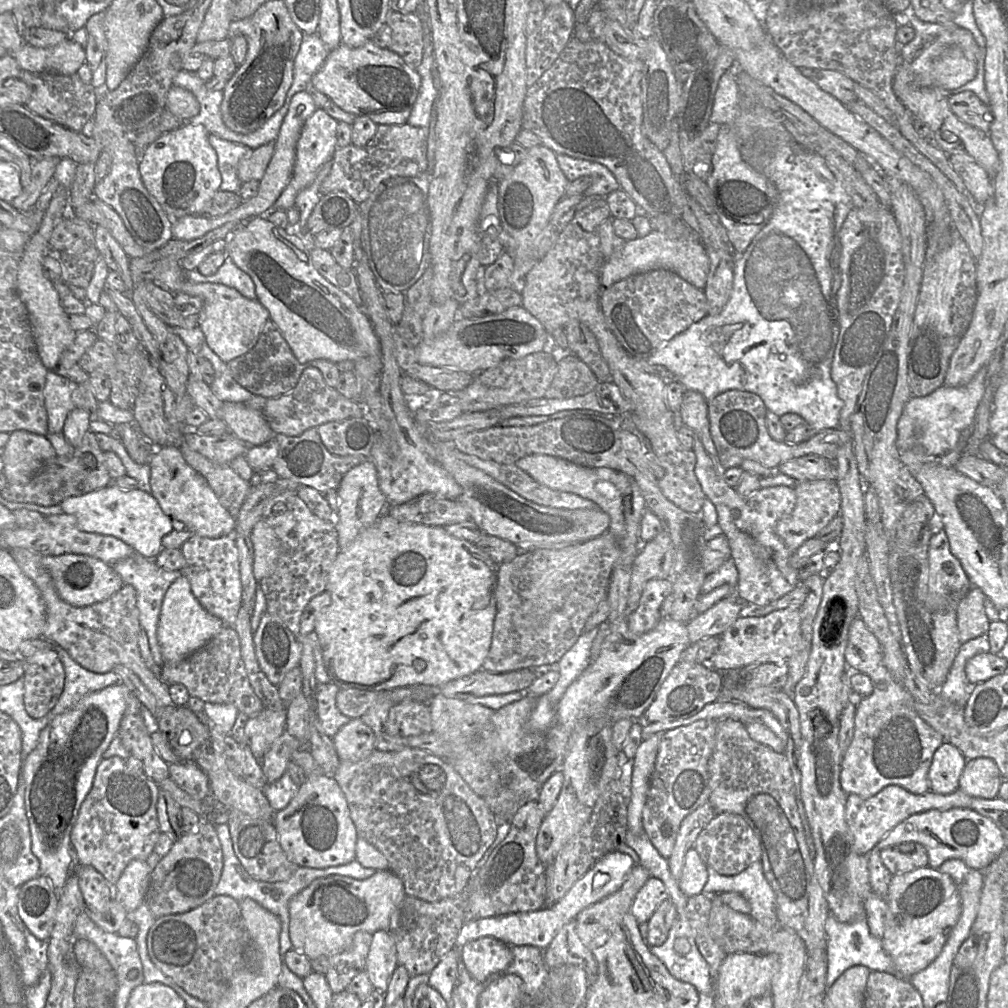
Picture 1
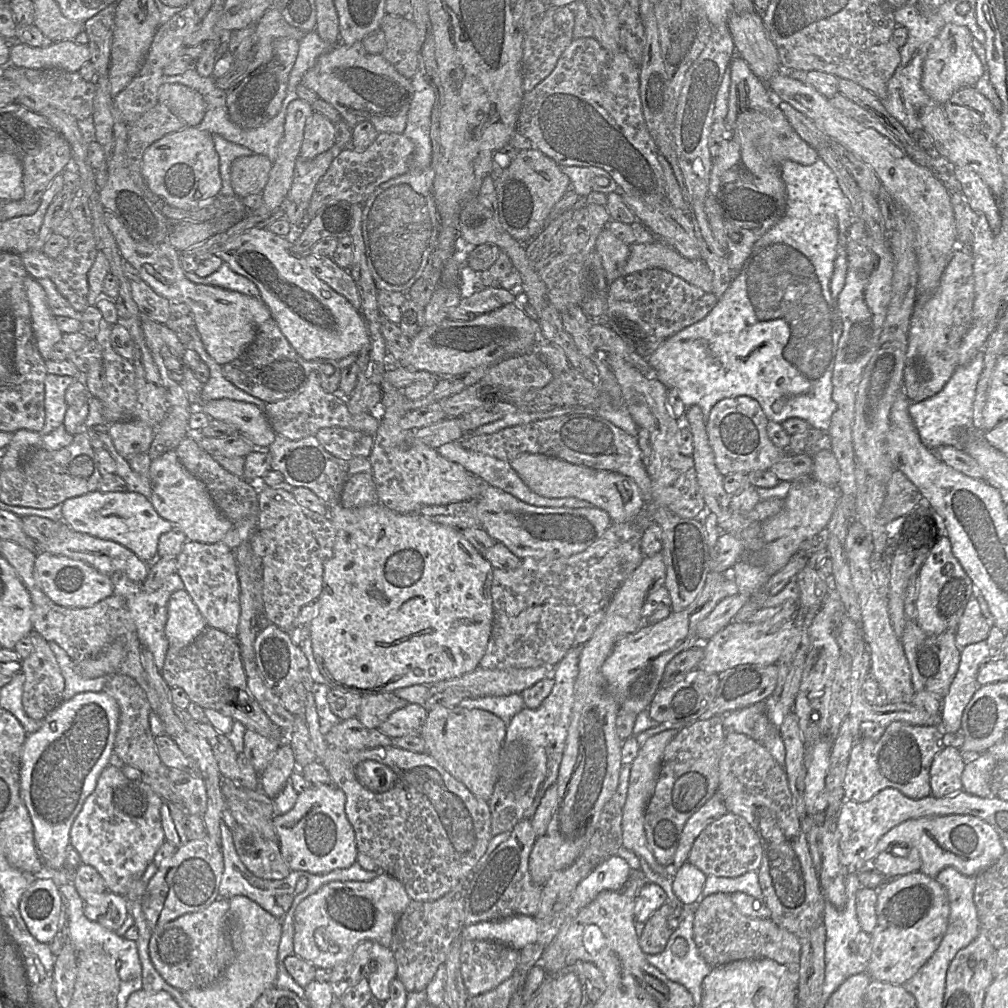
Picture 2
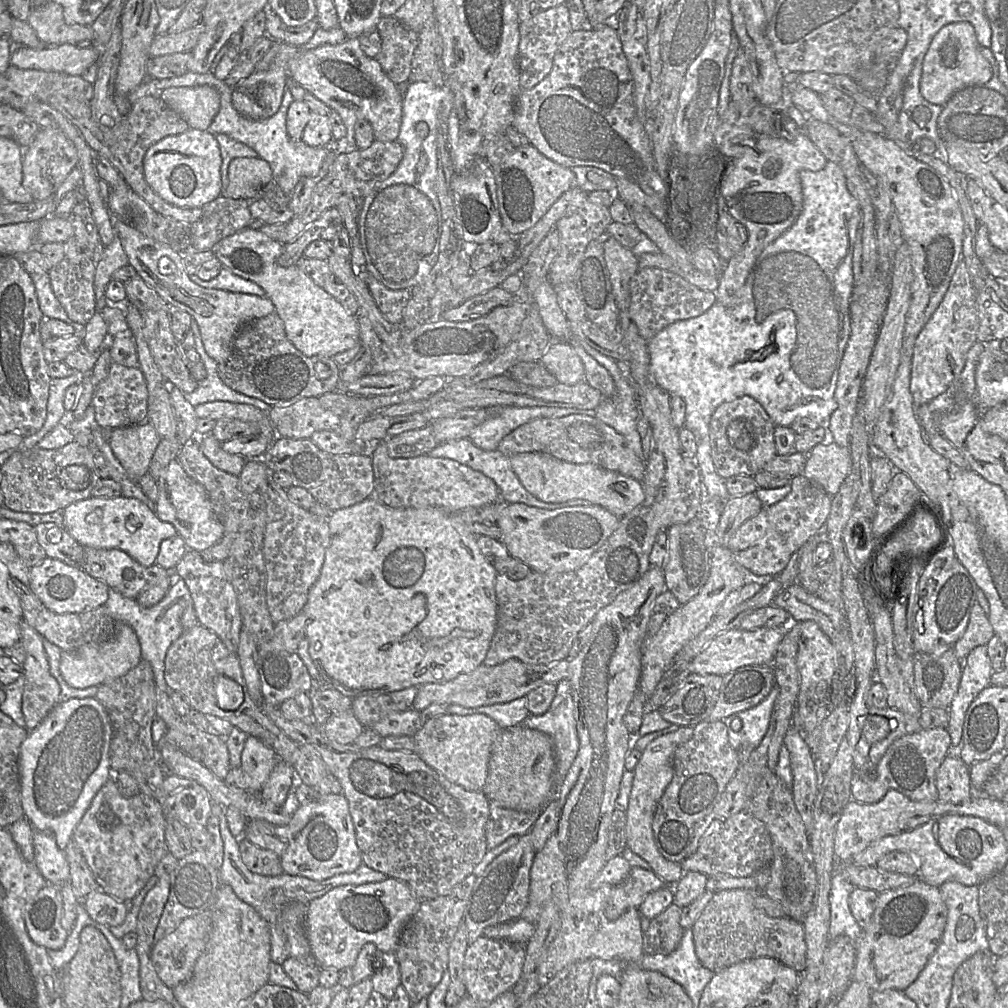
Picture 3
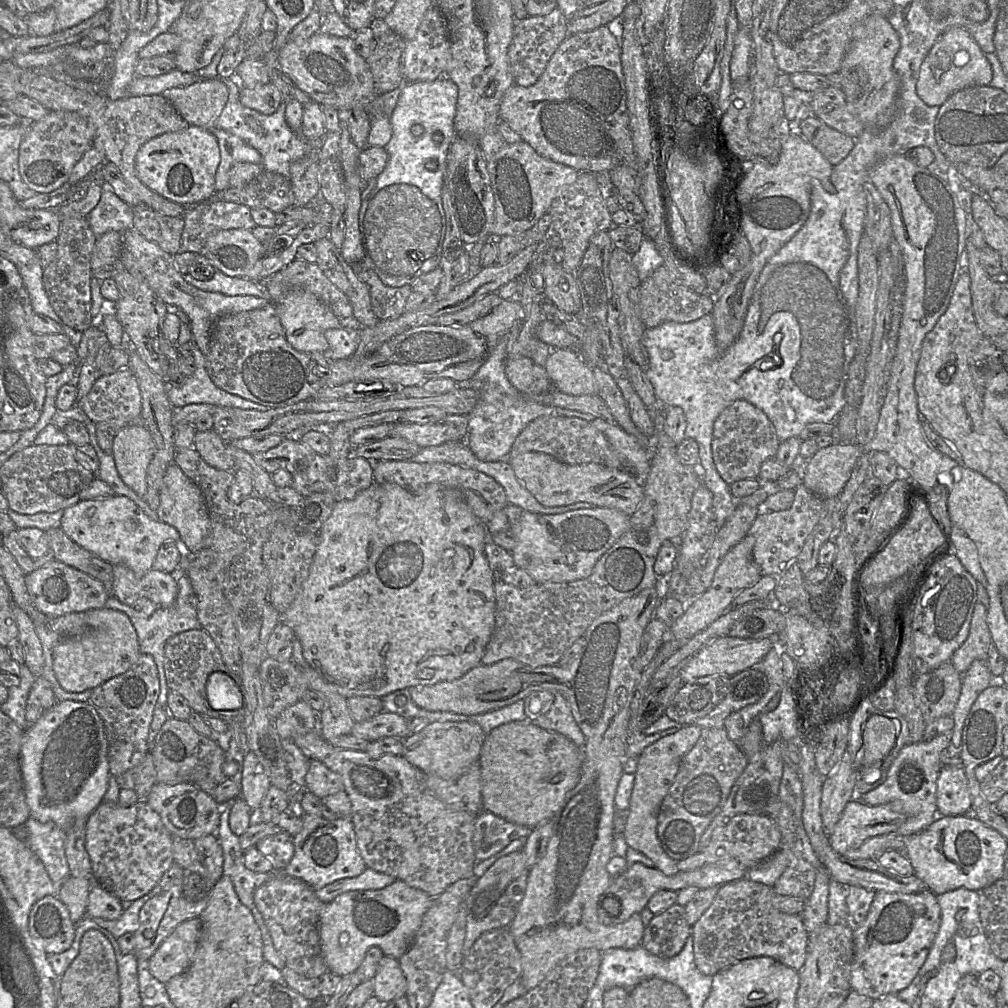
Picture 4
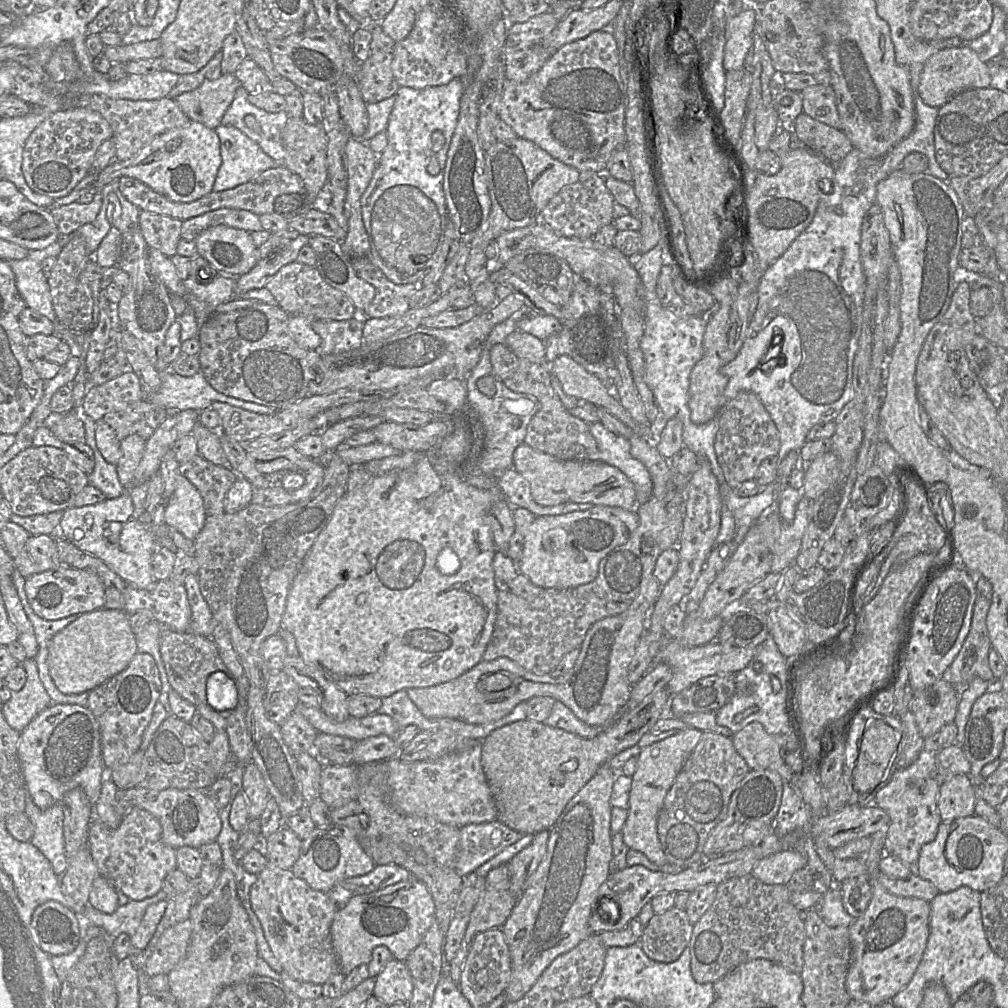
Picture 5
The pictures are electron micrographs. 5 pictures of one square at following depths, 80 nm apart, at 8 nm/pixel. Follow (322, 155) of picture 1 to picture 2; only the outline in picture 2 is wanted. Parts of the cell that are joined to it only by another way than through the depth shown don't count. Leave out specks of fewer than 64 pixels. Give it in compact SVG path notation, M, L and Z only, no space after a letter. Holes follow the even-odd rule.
M318 112L307 119L299 157L304 160L314 159L335 145L334 124Z

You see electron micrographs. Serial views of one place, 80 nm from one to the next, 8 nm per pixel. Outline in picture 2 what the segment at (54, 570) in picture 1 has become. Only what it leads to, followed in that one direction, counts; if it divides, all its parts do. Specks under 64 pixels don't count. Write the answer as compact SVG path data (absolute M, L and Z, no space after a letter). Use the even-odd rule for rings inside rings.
M36 552L34 576L41 590L55 604L67 608L89 608L114 594L110 576L80 560L63 555Z

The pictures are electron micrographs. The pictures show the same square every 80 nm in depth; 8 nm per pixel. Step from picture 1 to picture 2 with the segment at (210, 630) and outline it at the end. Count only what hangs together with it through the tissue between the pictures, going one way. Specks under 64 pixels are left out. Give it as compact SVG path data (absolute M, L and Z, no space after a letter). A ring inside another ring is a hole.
M185 589L174 592L168 603L165 634L169 648L183 648L192 643L207 623Z

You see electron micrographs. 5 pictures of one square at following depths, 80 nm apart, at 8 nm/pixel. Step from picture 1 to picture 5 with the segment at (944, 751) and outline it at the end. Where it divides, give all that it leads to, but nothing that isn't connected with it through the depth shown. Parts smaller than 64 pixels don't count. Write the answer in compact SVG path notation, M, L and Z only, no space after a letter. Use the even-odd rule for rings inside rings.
M955 774L946 778L940 785L937 806L942 821L973 816L975 799L970 776Z

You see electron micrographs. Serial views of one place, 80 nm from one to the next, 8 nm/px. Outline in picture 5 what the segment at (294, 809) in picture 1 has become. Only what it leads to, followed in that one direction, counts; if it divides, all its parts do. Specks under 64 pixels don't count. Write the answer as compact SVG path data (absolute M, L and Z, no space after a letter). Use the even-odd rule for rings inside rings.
M316 826L301 842L300 855L291 871L312 889L328 893L336 884L371 872L376 864L360 847L355 834L346 826Z

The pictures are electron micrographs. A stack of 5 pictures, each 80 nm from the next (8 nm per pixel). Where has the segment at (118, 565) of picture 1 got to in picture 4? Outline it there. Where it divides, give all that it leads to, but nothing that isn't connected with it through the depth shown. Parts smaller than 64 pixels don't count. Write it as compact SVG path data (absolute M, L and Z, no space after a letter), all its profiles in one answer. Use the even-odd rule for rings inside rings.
M186 575L181 576L178 581L178 594L175 603L168 608L159 607L152 615L146 616L137 611L133 606L122 603L114 594L110 594L105 608L119 610L126 613L132 621L137 635L140 652L144 654L150 654L156 663L158 670L158 677L160 682L160 694L158 698L158 706L165 706L170 713L170 709L167 704L169 688L166 682L165 670L164 670L164 650L166 642L182 632L202 628L198 619L197 613L197 597L193 590L192 584Z

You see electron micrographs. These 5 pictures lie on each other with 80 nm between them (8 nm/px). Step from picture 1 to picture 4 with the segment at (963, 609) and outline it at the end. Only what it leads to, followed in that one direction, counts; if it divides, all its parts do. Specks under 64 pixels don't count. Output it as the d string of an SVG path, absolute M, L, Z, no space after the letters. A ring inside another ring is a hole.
M976 602L970 623L967 639L953 653L951 663L963 675L973 661L988 661L988 650L992 643L990 630L987 624L987 608Z

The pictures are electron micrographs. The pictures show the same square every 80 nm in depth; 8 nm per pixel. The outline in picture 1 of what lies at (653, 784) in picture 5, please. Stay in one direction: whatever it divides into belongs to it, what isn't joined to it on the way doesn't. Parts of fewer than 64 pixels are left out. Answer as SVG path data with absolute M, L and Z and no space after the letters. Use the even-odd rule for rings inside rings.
M663 733L641 742L633 759L631 799L627 807L627 828L634 835L644 834L642 812L649 791L659 743Z

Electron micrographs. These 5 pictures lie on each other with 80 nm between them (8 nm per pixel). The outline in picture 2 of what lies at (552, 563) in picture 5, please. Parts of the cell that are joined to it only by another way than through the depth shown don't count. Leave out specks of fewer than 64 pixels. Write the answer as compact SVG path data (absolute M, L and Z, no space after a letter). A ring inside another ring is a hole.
M491 485L486 487L476 502L480 528L520 559L556 559L578 554L597 541L612 525L609 514L597 507L534 506Z

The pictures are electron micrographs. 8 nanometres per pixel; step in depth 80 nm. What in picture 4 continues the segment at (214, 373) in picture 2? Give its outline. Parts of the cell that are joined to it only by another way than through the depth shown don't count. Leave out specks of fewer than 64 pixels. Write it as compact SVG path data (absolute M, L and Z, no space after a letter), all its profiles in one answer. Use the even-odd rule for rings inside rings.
M198 347L194 349L194 361L196 370L191 376L186 377L183 384L167 386L168 398L174 409L180 409L190 404L213 404L260 412L271 409L228 393L216 386L208 374L206 355Z

